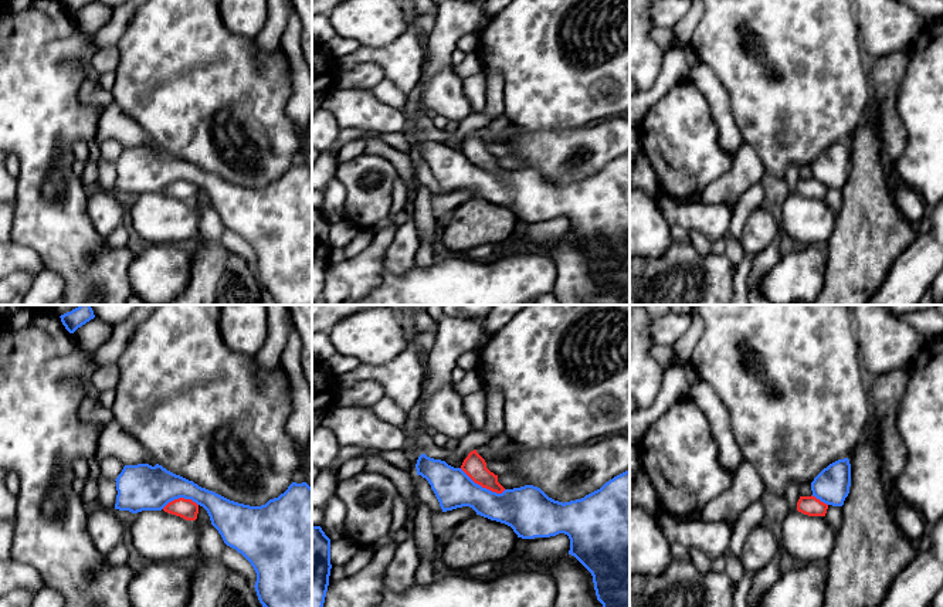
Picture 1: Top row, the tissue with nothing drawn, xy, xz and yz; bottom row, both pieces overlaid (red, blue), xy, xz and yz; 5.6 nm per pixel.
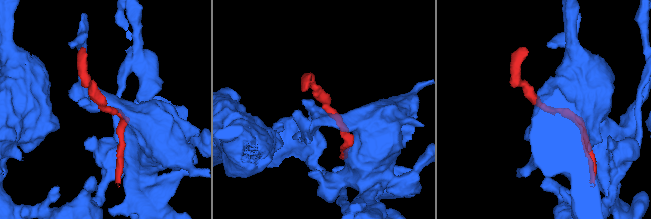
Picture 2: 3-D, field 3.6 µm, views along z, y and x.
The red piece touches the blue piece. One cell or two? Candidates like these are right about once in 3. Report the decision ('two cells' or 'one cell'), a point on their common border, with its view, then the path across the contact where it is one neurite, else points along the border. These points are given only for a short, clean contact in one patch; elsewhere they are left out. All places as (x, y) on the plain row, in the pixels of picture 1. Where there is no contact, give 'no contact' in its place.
two cells | xz (482, 169)

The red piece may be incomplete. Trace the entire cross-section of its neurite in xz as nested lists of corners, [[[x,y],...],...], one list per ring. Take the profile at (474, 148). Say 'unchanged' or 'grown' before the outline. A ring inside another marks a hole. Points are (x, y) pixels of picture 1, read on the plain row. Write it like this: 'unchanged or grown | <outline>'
unchanged | [[[476,132],[468,136],[461,152],[482,170],[496,176],[502,176],[505,173],[505,170],[498,165],[498,157],[486,150],[485,142],[476,135]]]

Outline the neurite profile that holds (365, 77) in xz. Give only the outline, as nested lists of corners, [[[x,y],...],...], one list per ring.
[[[362,62],[349,71],[340,71],[336,89],[373,91],[384,78],[379,64]]]

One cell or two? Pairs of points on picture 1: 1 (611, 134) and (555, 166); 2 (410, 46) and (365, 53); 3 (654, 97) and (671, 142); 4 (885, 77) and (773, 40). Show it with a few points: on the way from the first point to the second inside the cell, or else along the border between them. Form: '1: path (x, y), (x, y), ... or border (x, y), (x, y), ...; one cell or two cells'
1: path (597, 145), (589, 149), (577, 149), (569, 155); one cell
2: path (399, 54), (376, 54); one cell
3: border (681, 81), (664, 94), (644, 115); two cells
4: border (868, 64), (869, 87), (874, 98); two cells

